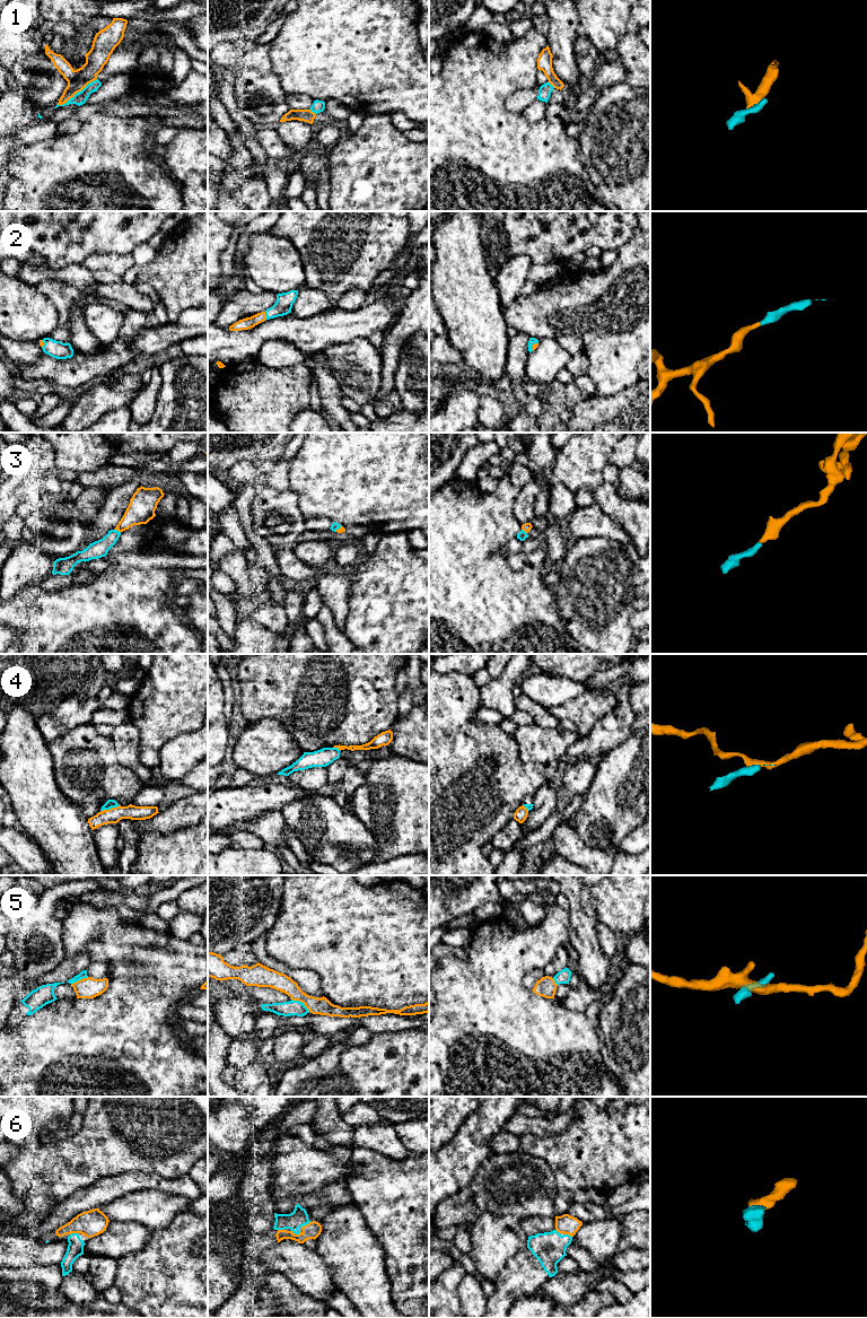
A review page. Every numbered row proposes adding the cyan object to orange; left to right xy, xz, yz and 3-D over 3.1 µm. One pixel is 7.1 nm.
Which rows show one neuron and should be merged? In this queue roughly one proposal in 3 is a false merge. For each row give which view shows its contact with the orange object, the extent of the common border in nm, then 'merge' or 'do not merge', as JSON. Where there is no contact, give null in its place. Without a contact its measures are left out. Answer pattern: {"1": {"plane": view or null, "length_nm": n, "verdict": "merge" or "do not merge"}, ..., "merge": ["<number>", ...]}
{"1": {"plane": "xy", "length_nm": 340, "verdict": "do not merge"}, "2": {"plane": "xz", "length_nm": 60, "verdict": "merge"}, "3": {"plane": "xy", "length_nm": 50, "verdict": "merge"}, "4": {"plane": "xy", "length_nm": 140, "verdict": "do not merge"}, "5": {"plane": "xz", "length_nm": 160, "verdict": "do not merge"}, "6": {"plane": "xz", "length_nm": 70, "verdict": "merge"}, "merge": ["2", "3", "6"]}

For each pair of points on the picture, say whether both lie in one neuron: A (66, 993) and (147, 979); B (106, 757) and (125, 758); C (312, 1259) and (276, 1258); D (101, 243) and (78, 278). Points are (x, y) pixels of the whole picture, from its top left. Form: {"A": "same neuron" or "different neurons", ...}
{"A": "different neurons", "B": "different neurons", "C": "same neuron", "D": "different neurons"}

